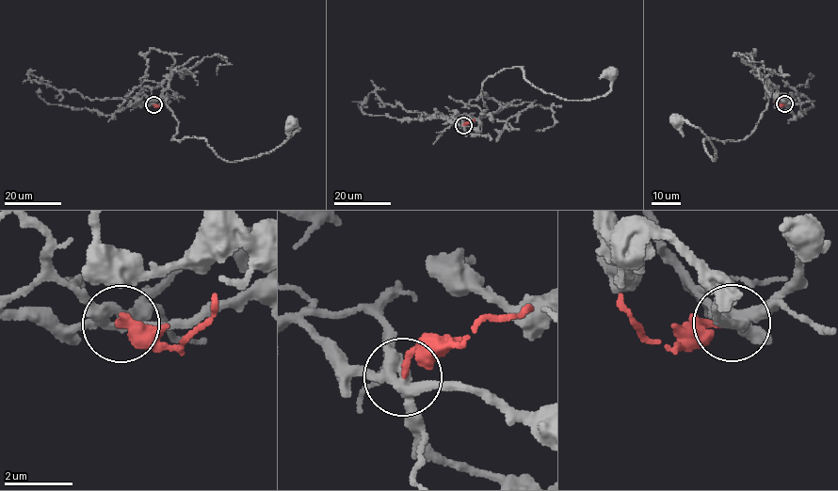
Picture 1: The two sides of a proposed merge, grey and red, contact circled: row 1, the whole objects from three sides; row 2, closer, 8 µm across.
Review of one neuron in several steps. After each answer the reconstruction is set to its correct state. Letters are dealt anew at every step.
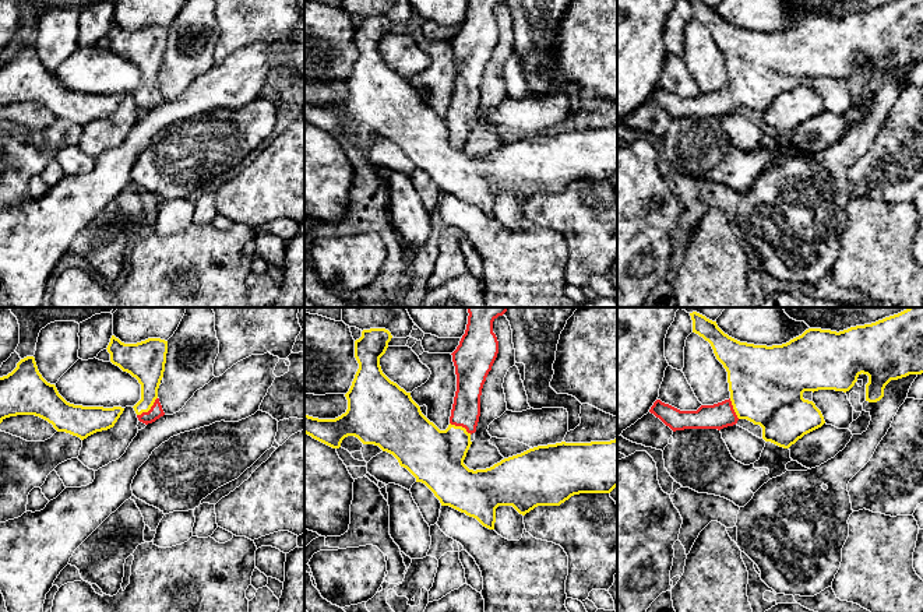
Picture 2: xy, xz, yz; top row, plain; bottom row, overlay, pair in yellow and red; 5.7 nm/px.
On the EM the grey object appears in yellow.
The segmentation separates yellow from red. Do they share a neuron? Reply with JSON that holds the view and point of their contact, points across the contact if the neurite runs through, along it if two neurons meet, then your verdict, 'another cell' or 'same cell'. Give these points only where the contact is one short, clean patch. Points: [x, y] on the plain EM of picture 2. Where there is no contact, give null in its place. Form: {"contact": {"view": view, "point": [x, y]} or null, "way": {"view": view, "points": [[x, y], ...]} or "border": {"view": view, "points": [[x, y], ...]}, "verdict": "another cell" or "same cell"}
{"contact": {"view": "xy", "point": [148, 97]}, "way": {"view": "xy", "points": [[147, 53], [148, 97], [155, 99]]}, "verdict": "same cell"}

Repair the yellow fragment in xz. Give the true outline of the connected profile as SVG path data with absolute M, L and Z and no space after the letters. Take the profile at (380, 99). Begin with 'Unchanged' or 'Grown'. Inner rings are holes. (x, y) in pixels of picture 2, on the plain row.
Grown. M469 0L468 3L465 21L451 41L457 78L445 117L440 117L422 101L411 80L383 60L380 45L385 41L392 22L385 15L370 15L363 17L362 24L355 28L359 56L345 81L346 99L335 106L318 106L304 101L304 120L332 136L339 136L348 123L357 124L363 131L378 133L392 141L399 152L416 165L416 169L424 170L441 193L465 200L489 217L494 217L499 193L512 193L525 203L538 193L560 193L574 182L610 180L617 173L617 126L538 133L486 156L473 158L464 151L472 131L471 122L476 119L480 103L482 75L499 41L493 8L503 1Z

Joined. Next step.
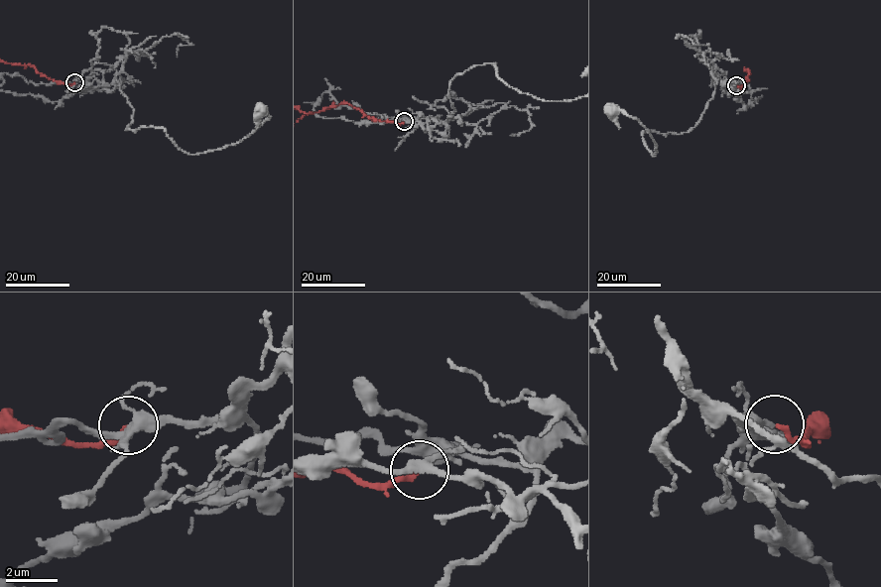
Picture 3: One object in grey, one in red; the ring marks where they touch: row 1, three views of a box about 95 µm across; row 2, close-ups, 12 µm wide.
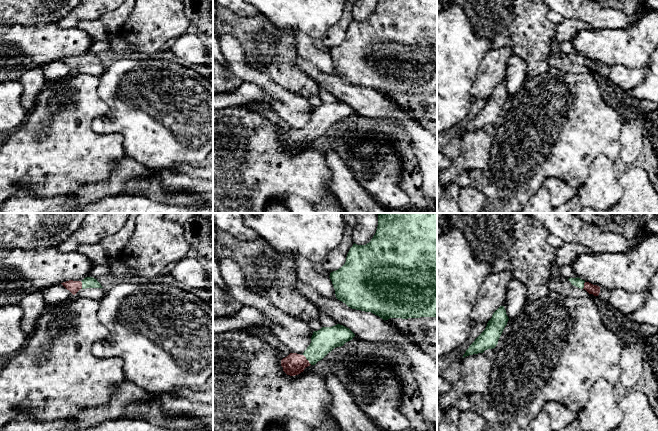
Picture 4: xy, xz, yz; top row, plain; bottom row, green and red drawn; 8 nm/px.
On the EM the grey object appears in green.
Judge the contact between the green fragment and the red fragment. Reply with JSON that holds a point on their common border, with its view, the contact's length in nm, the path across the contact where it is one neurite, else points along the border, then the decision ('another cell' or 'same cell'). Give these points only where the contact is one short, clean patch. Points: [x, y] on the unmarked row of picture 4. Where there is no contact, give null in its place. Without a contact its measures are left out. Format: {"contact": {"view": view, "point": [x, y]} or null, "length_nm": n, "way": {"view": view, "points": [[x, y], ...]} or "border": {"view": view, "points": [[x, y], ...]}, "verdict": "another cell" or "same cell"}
{"contact": {"view": "xz", "point": [306, 134]}, "length_nm": 110, "way": {"view": "xz", "points": [[323, 117], [306, 134], [293, 140]]}, "verdict": "same cell"}

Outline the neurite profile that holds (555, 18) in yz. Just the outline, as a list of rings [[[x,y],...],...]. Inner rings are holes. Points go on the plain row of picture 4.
[[[553,11],[548,12],[547,19],[555,25],[561,23],[564,20],[560,14]]]

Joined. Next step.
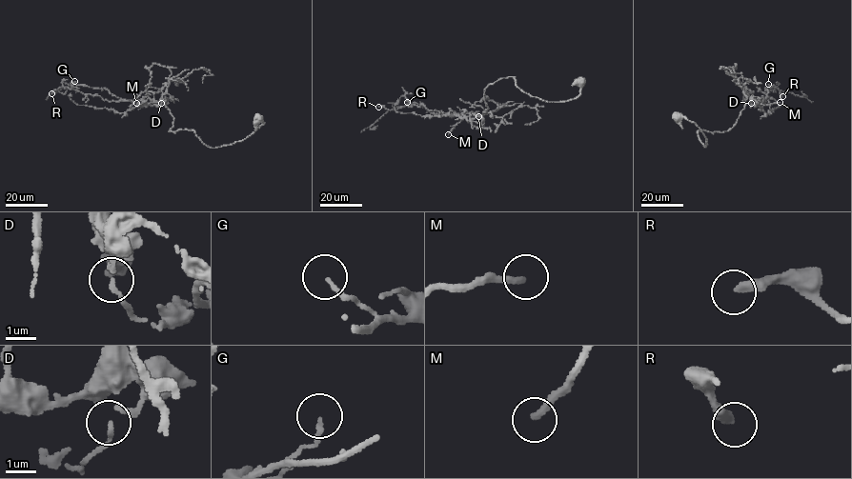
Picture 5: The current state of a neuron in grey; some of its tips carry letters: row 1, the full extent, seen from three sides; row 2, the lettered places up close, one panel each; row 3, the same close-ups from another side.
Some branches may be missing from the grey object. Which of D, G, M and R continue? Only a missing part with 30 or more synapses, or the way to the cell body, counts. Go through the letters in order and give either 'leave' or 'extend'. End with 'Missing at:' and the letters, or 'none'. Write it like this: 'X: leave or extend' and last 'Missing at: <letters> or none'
D: leave
G: leave
M: extend
R: leave
Missing at: M

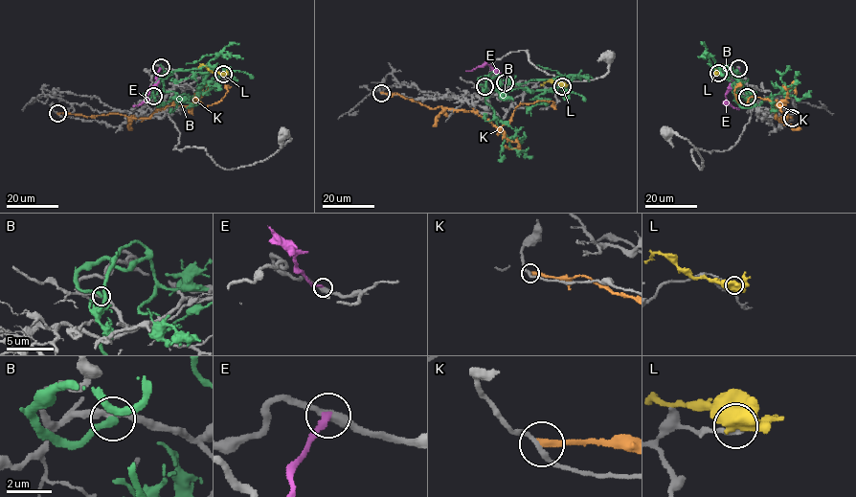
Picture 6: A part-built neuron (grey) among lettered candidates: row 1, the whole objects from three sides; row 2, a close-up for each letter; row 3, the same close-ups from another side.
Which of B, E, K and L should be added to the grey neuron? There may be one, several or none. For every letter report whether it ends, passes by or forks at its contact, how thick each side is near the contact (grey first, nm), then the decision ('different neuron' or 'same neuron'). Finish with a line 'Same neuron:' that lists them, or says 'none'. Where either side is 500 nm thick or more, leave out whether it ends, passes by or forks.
B: it ends | 300/340 nm | different neuron
E: it ends | 360/240 nm | different neuron
K: it ends | 200/360 nm | different neuron
L: 190/800 nm | different neuron
Same neuron: none

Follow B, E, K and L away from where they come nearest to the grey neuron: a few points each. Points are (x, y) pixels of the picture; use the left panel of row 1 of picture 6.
B: (153, 95), (145, 96), (157, 93), (157, 82), (159, 105), (220, 79)
E: (161, 67), (146, 98), (133, 106)
K: (58, 113), (120, 113), (148, 118), (169, 105), (190, 108), (194, 98), (205, 106), (219, 101), (231, 87)
L: (223, 74), (211, 71), (204, 65), (199, 67)

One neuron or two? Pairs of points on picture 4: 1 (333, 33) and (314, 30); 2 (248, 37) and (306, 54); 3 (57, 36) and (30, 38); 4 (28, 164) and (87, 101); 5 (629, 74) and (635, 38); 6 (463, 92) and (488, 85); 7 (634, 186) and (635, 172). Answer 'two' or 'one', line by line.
1: two
2: two
3: one
4: one
5: two
6: two
7: one

